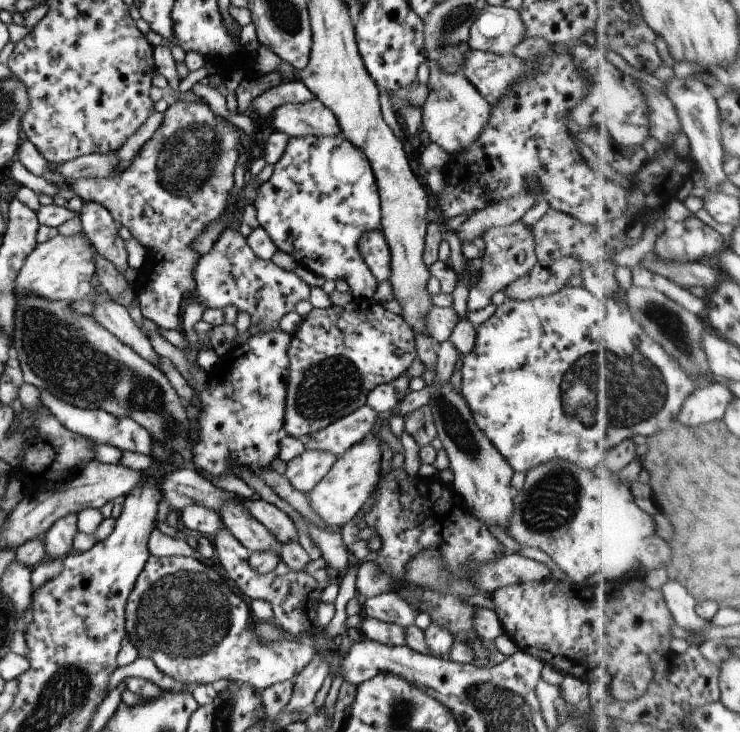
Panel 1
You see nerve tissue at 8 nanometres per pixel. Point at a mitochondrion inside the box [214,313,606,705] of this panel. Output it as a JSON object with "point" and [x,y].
{"point":[329,387]}

